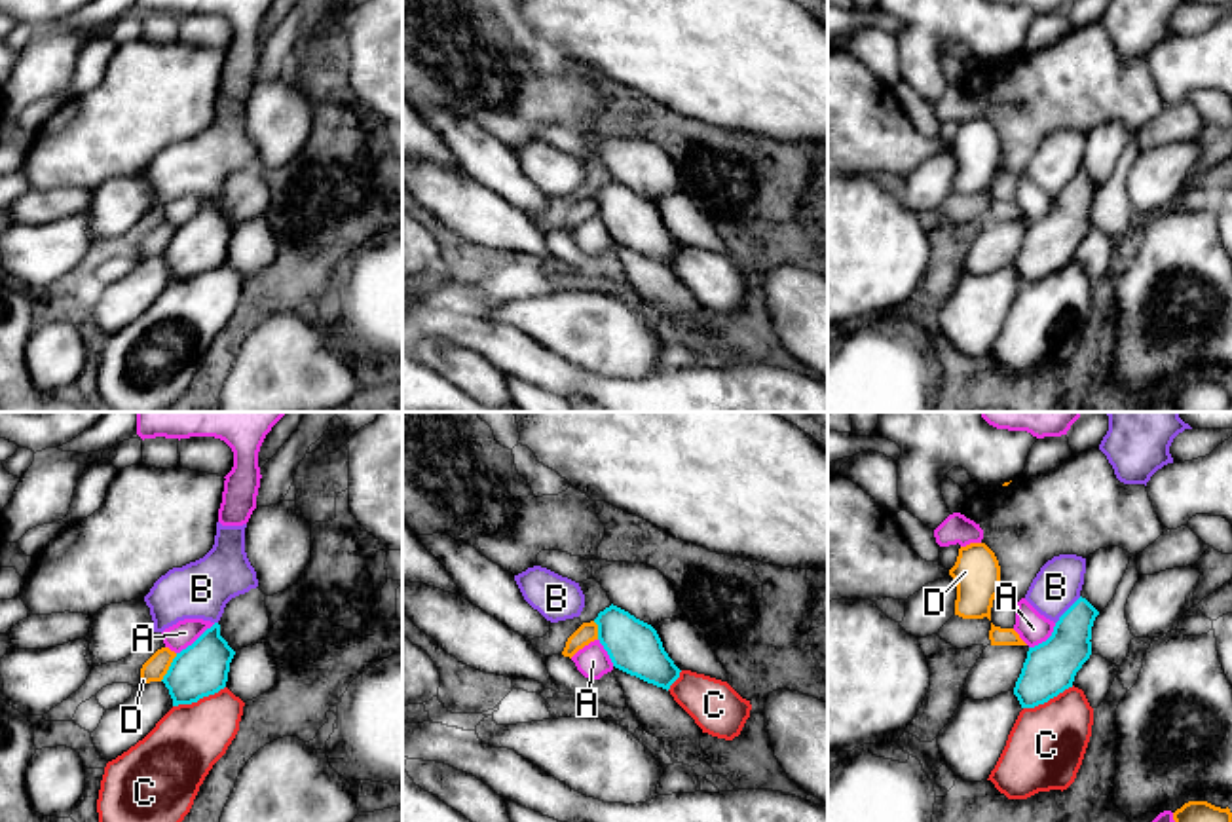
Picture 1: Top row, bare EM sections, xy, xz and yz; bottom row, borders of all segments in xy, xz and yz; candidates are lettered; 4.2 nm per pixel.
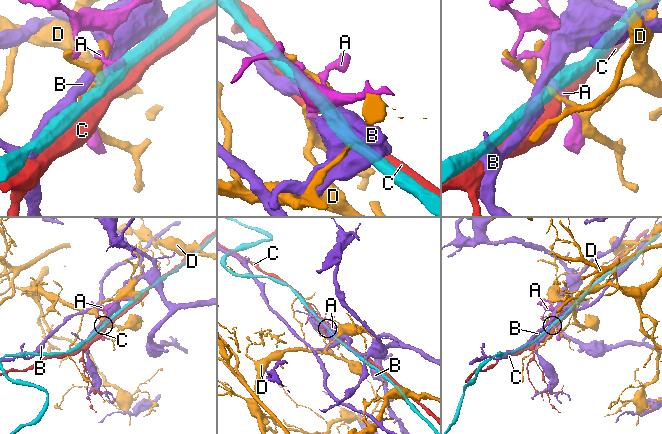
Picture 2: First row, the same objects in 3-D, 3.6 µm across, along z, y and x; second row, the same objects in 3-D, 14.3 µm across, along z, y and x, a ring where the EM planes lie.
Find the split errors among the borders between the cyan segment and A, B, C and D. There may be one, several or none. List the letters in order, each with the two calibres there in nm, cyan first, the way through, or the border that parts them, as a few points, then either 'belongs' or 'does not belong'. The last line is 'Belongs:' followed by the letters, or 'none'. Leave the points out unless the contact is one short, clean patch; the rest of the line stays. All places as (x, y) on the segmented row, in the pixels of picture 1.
A: calibres 220 and 110 nm; border xy (215, 623), (177, 653); does not belong
B: calibres 220 and 200 nm; does not belong
C: calibres 220 and 300 nm; does not belong
D: calibres 220 and 100 nm; border xy (177, 653), (160, 680); does not belong
Belongs: none

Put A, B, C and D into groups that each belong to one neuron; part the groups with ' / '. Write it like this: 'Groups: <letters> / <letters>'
Groups: A / B / C / D

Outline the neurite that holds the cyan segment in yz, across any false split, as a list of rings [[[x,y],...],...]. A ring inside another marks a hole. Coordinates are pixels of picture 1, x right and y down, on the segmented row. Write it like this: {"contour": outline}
{"contour": [[[1078,598],[1055,623],[1052,636],[1029,647],[1014,695],[1021,708],[1035,708],[1073,687],[1092,655],[1092,626],[1099,611]]]}

